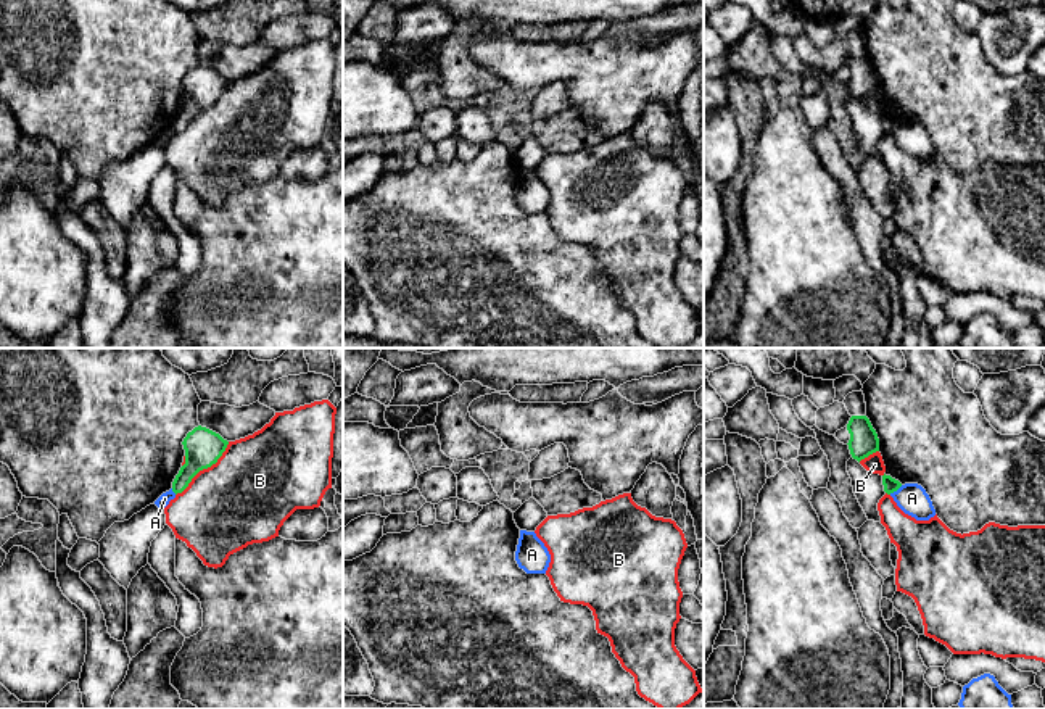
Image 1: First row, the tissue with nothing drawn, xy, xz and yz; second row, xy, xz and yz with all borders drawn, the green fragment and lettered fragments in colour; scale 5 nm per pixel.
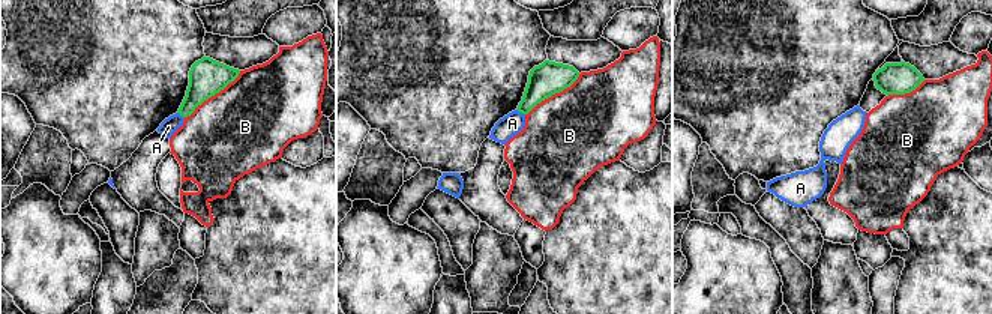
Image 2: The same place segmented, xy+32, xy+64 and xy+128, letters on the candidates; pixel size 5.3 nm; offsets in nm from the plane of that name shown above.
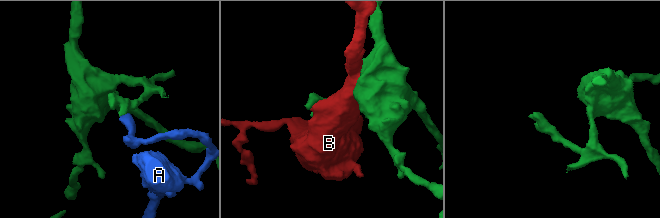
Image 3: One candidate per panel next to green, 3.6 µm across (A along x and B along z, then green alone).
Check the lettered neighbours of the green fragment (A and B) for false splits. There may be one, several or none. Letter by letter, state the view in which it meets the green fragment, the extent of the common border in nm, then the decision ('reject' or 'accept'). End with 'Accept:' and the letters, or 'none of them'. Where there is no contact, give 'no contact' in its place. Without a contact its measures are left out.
A: yz | 80 nm | reject
B: xy | 380 nm | reject
Accept: none of them

